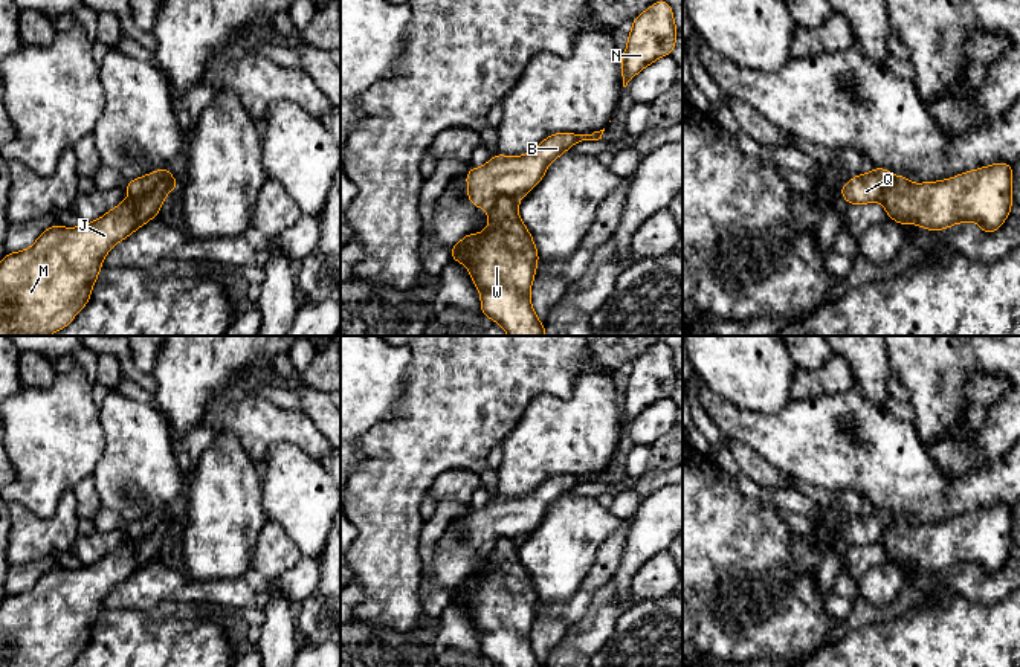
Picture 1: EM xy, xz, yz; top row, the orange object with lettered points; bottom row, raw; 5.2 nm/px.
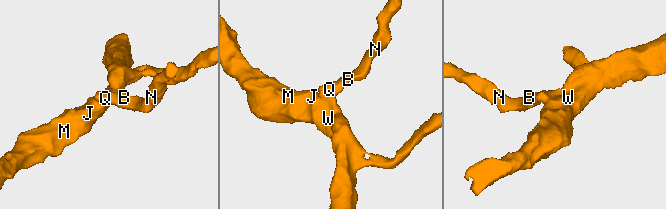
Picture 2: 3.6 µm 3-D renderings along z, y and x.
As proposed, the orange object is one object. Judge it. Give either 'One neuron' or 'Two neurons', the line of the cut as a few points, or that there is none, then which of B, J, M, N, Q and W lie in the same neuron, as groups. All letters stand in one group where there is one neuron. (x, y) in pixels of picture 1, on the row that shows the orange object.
Two neurons. Split along xy (174, 183), (162, 179), (144, 196), (130, 196). Groups: B N Q / J M W

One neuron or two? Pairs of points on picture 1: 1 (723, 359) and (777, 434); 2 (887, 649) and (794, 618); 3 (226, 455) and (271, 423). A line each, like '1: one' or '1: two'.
1: two
2: two
3: two

